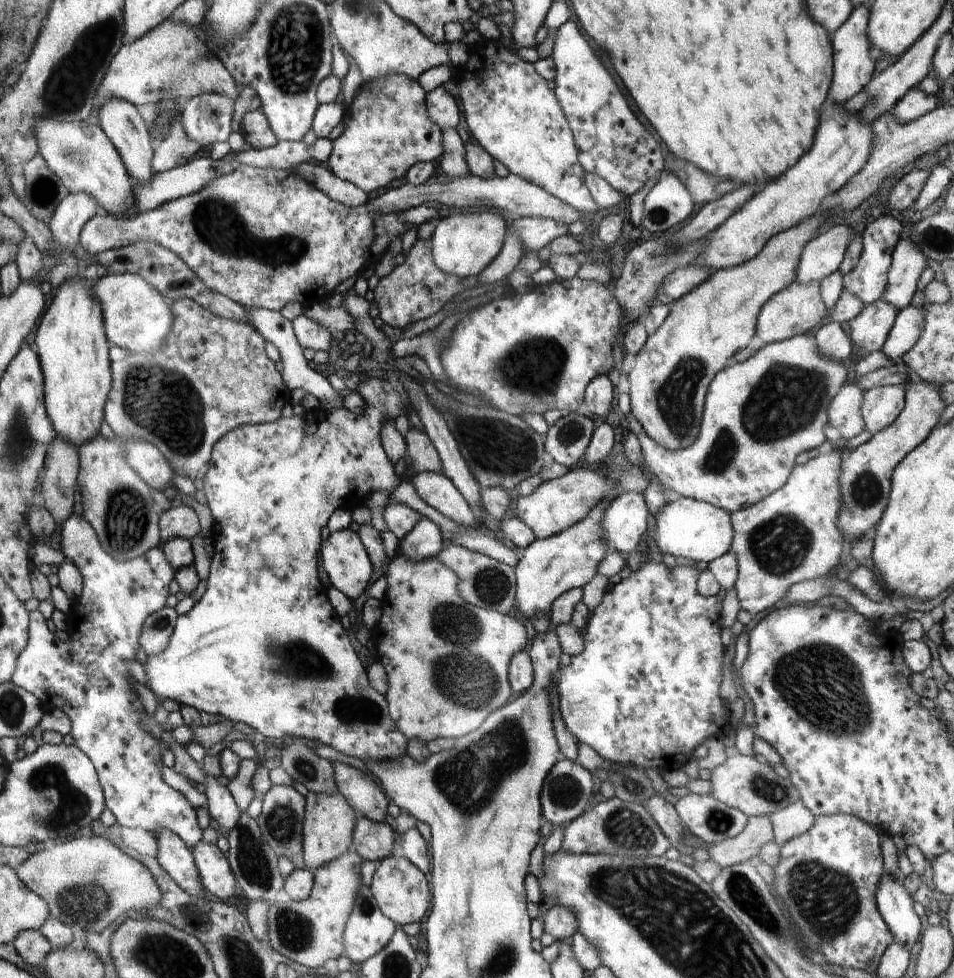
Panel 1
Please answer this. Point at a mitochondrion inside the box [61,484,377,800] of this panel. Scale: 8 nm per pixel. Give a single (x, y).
(284, 662)

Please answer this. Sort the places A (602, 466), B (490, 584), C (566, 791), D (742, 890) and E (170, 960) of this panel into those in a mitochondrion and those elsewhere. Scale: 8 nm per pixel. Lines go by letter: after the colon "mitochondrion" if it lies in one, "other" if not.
A: other
B: mitochondrion
C: mitochondrion
D: mitochondrion
E: mitochondrion

